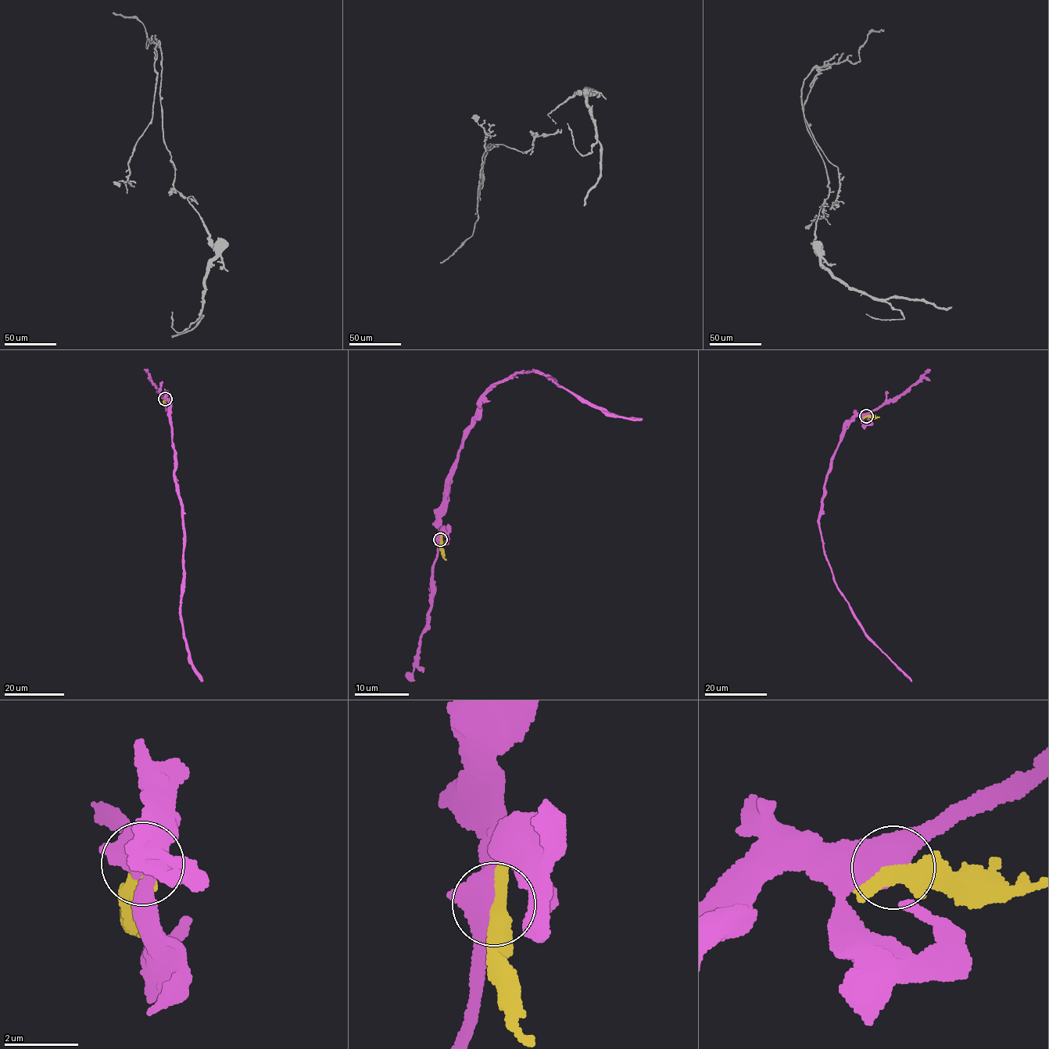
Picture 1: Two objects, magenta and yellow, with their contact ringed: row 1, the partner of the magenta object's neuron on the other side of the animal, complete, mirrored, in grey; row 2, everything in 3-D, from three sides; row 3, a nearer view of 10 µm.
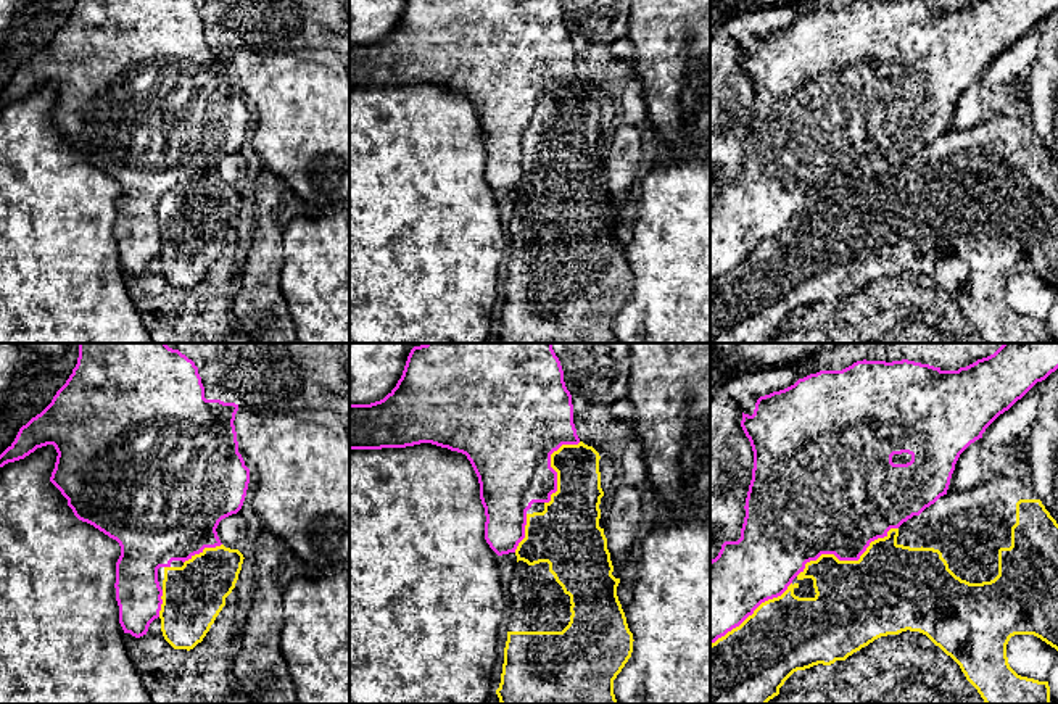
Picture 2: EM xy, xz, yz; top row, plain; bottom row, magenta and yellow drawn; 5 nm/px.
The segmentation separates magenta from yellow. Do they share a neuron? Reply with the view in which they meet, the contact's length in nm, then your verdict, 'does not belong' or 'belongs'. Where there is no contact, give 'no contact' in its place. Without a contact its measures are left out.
meets magenta in yz; contact 550 nm long; does not belong

